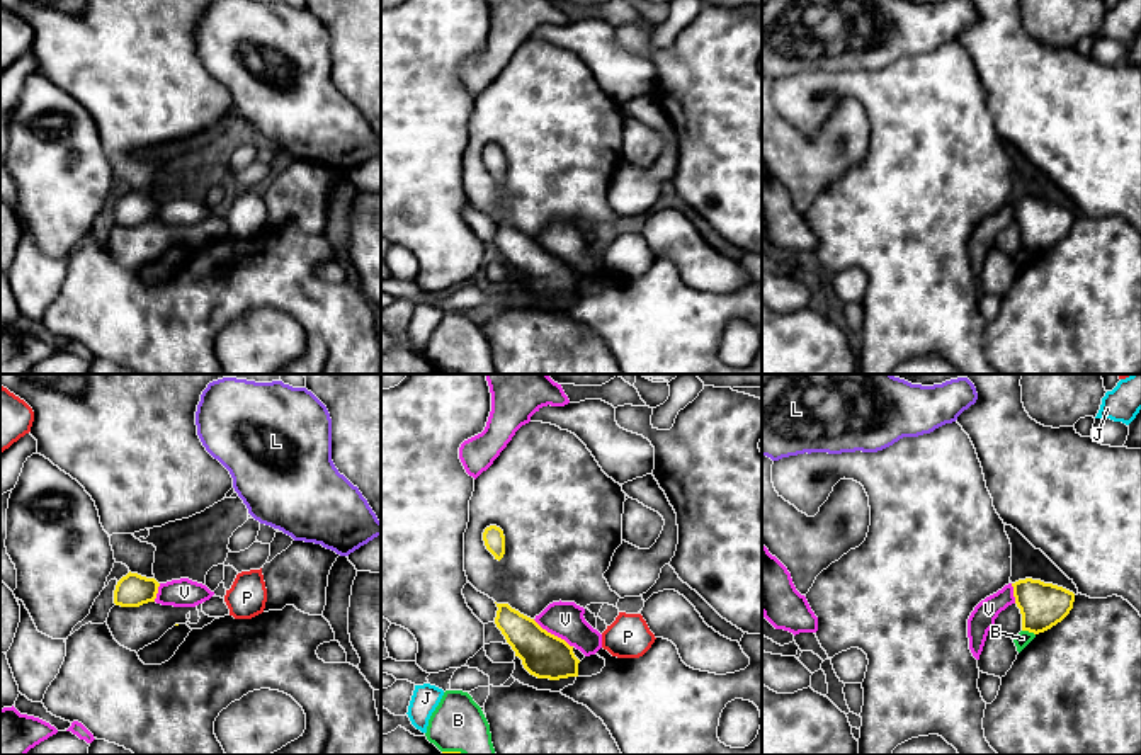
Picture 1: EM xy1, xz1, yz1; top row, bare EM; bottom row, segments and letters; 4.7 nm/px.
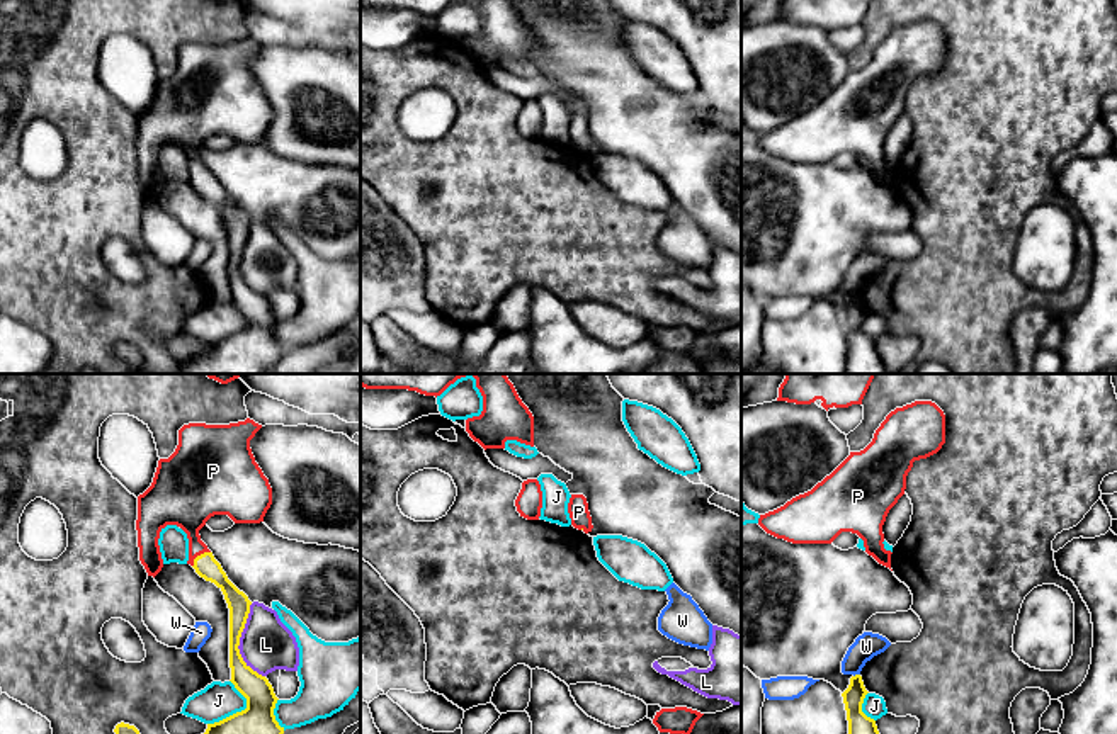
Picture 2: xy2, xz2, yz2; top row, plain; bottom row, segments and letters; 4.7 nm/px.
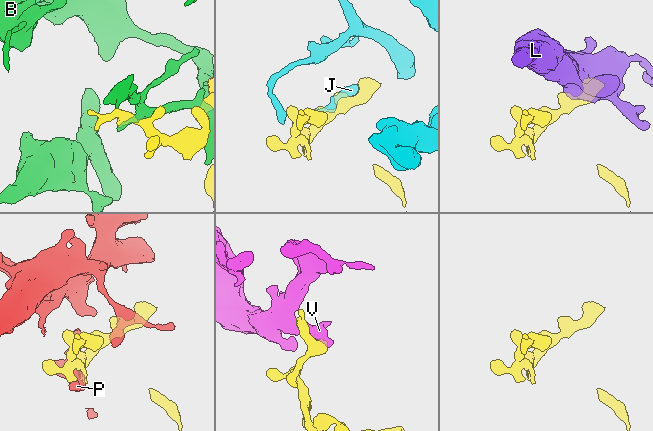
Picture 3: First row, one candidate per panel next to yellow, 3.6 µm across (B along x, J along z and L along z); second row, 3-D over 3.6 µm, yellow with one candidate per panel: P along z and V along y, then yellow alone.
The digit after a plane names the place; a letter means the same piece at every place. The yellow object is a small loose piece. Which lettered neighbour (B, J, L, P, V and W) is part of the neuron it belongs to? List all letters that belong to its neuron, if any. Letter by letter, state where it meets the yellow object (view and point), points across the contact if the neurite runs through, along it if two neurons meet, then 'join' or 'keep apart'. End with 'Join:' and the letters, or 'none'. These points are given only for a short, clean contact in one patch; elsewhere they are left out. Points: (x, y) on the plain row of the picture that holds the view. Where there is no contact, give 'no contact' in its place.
B: contact yz1 (1029, 250); keep apart
J: contact xy2 (242, 330); keep apart
L: contact xy2 (238, 262); keep apart
P: contact xy2 (198, 175); join
V: contact xz1 (553, 254); keep apart
W: contact yz2 (856, 294); keep apart
Join: P

